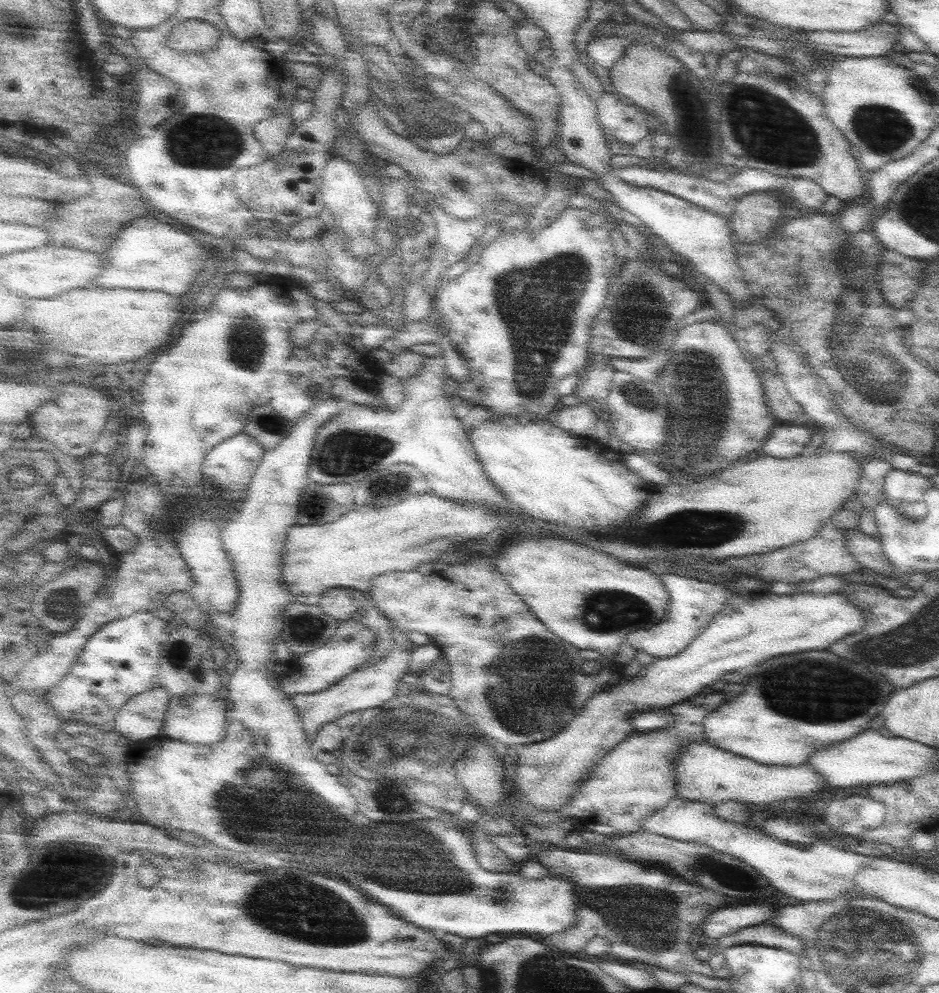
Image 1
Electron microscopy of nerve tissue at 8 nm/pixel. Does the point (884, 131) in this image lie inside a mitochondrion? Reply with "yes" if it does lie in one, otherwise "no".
yes

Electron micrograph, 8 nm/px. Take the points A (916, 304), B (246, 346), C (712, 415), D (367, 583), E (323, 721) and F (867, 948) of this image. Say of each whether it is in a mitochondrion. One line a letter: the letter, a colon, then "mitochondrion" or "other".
A: other
B: mitochondrion
C: mitochondrion
D: other
E: other
F: mitochondrion

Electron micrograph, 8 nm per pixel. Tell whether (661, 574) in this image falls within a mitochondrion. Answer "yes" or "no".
no

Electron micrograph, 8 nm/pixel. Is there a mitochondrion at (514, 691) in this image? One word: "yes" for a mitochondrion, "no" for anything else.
yes

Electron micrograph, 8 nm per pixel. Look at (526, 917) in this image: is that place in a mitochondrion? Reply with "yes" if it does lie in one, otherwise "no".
no

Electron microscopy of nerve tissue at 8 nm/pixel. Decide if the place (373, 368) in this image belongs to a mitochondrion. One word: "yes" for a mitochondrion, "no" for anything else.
no

